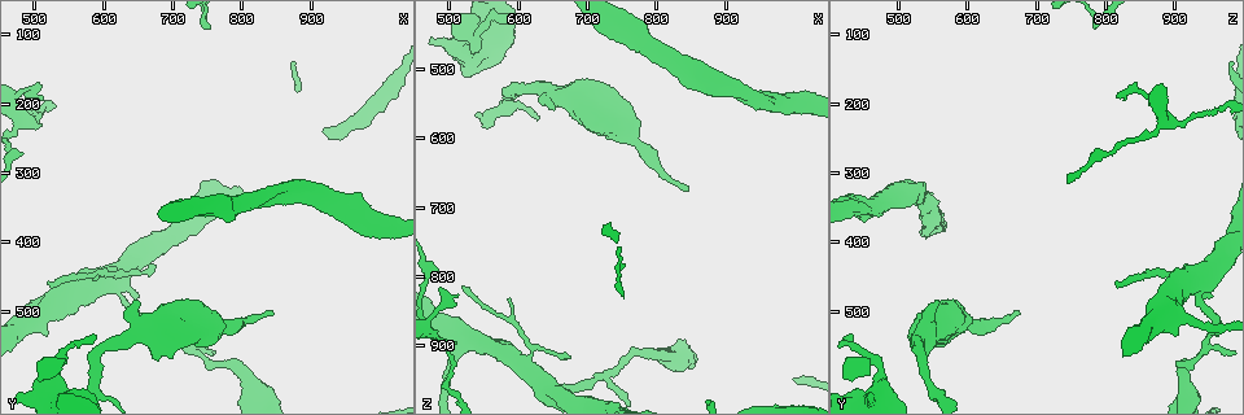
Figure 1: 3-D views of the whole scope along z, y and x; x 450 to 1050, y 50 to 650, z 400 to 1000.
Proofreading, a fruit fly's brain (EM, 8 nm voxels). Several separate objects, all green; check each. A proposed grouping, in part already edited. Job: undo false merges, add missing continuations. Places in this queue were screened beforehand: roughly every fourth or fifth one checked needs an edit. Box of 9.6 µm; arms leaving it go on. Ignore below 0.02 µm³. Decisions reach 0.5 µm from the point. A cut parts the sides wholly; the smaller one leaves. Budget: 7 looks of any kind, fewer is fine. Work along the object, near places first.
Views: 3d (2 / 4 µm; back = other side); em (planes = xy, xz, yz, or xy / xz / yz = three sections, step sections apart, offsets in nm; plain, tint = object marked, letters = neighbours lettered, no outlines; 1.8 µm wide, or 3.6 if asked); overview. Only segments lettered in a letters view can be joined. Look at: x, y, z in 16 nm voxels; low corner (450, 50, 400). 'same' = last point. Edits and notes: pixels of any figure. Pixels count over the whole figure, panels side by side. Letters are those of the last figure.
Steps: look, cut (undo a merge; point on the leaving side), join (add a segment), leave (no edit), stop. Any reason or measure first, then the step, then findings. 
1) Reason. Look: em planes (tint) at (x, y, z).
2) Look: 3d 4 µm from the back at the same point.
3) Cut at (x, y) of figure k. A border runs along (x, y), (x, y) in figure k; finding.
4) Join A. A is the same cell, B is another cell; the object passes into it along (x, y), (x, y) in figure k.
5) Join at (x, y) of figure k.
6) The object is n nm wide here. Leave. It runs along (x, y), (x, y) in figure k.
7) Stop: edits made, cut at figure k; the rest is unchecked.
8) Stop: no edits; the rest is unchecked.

An open end. Look: em xz step 8 (letters) at (520, 460, 815).

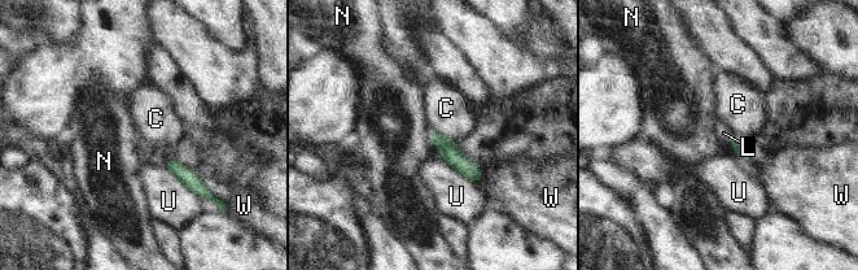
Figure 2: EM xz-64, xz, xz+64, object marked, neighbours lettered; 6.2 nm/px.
The longest contact is with U, 280 nm. Join L. L is the same cell, C, N, U and W are other cells; it goes on there.

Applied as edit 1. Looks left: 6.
Thick end. Look: 3d 4 µm at (650, 485, 555).

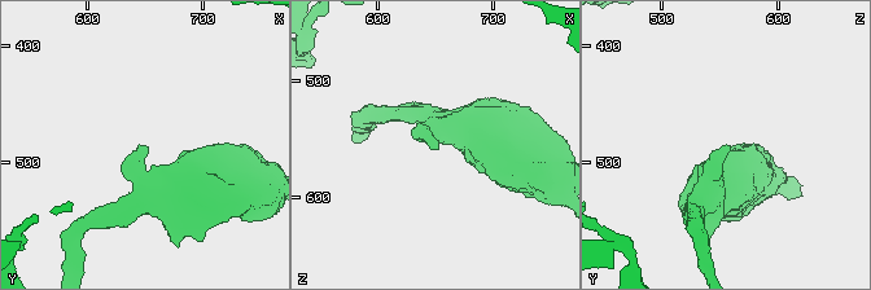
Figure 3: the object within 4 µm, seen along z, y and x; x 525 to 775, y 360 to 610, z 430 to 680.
Now the EM. Look: em planes (letters) at (652, 486, 556).

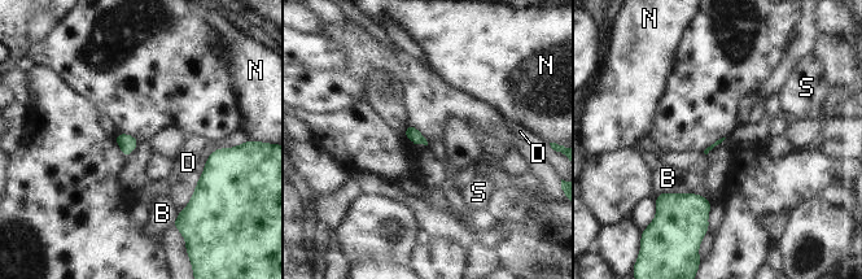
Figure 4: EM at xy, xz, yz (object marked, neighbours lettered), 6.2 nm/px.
The longest contact is with D, 500 nm. Leave. B, D, N and S are other cells; a border runs along (655, 196), (696, 192), (709, 201) in figure 4; none of them fits.

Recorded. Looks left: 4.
Thick turns thin. Look: em planes (plain) at (810, 600, 915).

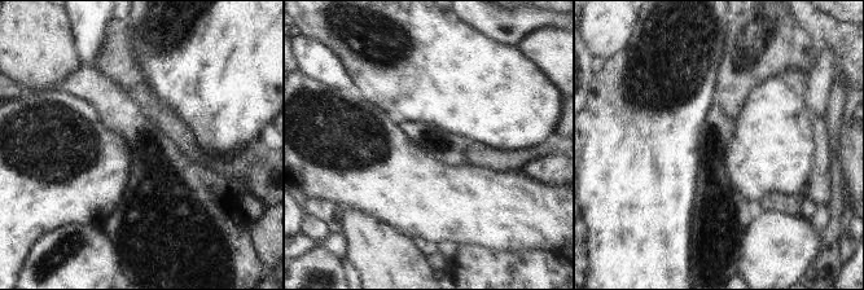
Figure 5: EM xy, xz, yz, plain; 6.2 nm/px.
Look: em planes (letters) at the same point.

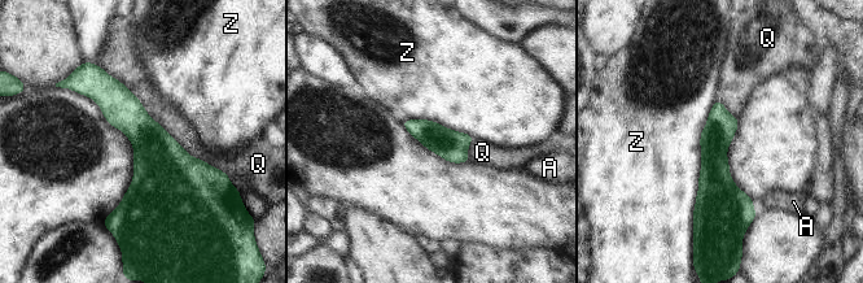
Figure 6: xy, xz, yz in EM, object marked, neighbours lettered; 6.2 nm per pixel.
The longest contact is with Q, 1050 nm. Leave. A, Q and Z are other cells; it runs along (718, 104), (715, 221) in figure 6; all the same neuron.

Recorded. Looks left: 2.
Stop: edits made, join at figure 2; the rest is unchecked.

